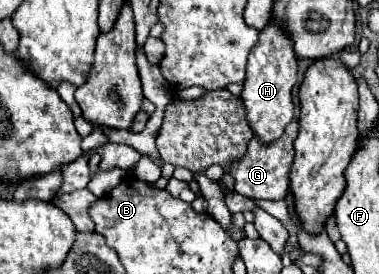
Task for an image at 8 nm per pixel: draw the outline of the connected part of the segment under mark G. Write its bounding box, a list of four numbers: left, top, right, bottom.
[228,119,298,201]

